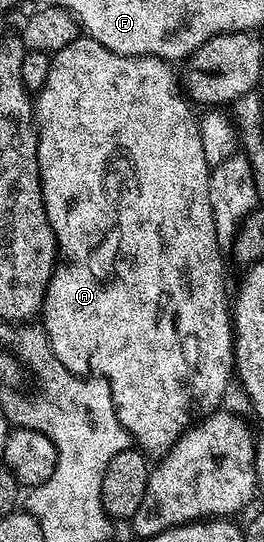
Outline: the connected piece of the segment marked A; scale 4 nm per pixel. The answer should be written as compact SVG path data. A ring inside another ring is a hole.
M82 34L68 46L53 53L48 78L44 86L37 89L32 100L36 158L44 165L48 206L52 210L54 229L59 237L58 261L46 283L46 297L40 313L41 327L56 356L71 370L77 369L77 364L87 364L90 367L87 369L93 375L102 376L109 382L114 413L130 433L133 443L142 452L151 457L154 455L154 458L165 456L168 449L191 427L195 418L210 414L221 405L218 403L225 398L226 387L230 380L232 384L232 377L236 372L232 300L228 292L226 296L226 264L222 261L224 251L217 244L216 223L209 197L212 167L205 160L199 117L194 116L195 109L191 101L180 95L179 85L177 88L171 82L170 68L167 61L156 56L125 56L108 50L108 46L100 46L100 42Z

